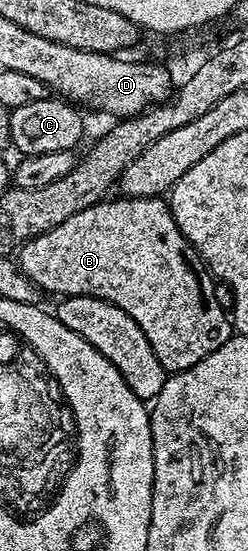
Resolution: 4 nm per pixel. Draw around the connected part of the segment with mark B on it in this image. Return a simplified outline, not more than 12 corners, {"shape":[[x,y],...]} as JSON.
{"shape":[[161,196],[97,201],[25,241],[43,294],[144,331],[167,374],[230,340]]}

